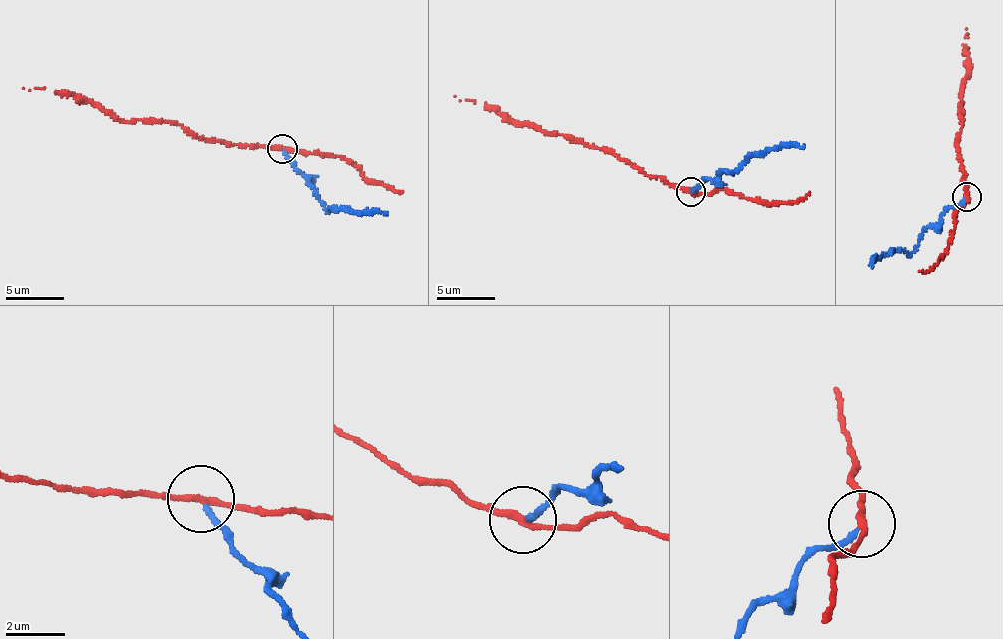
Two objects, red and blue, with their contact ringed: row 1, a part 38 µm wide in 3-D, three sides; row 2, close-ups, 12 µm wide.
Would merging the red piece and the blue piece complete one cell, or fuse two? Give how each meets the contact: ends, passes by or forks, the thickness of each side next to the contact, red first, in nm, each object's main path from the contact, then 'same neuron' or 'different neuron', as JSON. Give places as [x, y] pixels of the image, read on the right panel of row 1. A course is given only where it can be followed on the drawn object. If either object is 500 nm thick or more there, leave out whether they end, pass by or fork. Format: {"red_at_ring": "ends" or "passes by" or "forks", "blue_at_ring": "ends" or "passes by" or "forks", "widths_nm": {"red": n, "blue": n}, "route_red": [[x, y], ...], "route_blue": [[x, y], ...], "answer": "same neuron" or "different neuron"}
{"red_at_ring": "passes by", "blue_at_ring": "ends", "widths_nm": {"red": 200, "blue": 190}, "route_red": [[967, 197], [961, 158], [961, 101], [970, 65], [966, 53], [966, 29]], "route_blue": [[964, 198], [932, 224], [911, 253], [894, 250], [869, 265]], "answer": "different neuron"}

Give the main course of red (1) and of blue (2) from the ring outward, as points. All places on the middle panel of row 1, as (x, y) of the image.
1: (689, 192), (587, 144), (503, 120), (496, 110), (455, 96)
2: (692, 190), (717, 175), (735, 171), (751, 155), (804, 144)

